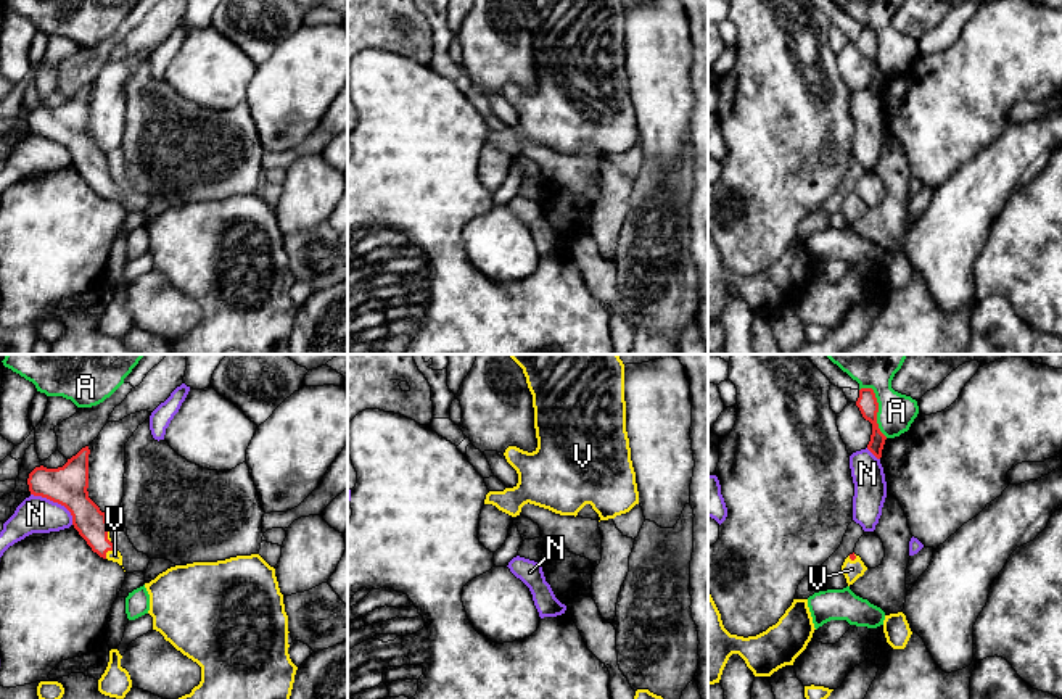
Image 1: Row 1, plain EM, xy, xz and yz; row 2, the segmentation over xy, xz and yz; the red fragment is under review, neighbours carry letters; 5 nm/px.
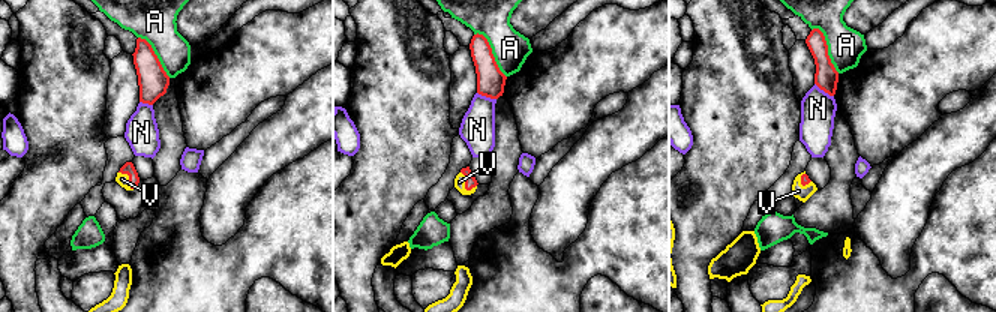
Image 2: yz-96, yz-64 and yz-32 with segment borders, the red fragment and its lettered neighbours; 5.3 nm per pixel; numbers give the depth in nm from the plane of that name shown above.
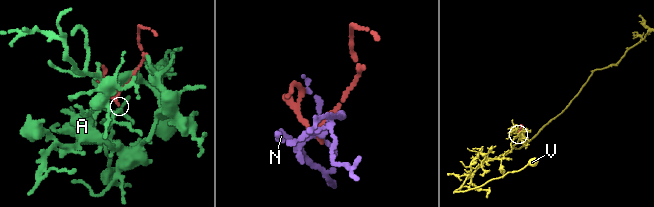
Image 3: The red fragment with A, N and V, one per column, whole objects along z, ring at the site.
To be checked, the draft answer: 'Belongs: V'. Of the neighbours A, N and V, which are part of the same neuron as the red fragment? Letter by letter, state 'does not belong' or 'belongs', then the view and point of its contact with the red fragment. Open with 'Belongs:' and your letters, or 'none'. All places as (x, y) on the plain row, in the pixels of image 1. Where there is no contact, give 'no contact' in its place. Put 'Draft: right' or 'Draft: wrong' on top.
Draft: right
Belongs: V
A: does not belong; contact yz (877, 47)
N: does not belong; contact xy (57, 140)
V: belongs; contact xy (108, 189)

